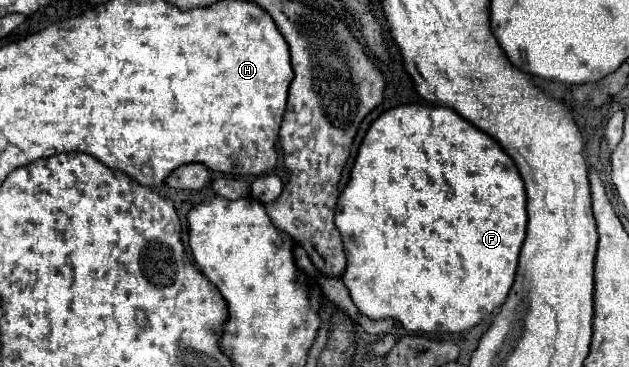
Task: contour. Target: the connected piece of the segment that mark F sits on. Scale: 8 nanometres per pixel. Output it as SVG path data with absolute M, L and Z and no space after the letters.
M417 103L393 107L383 115L379 115L379 119L369 127L359 147L355 165L351 169L351 179L337 201L335 225L343 237L347 255L347 271L343 275L343 283L349 287L351 299L355 301L357 309L363 315L371 319L387 319L387 317L397 319L409 333L461 333L465 329L471 329L505 301L513 285L519 251L525 239L525 225L527 225L525 205L527 205L525 185L523 179L519 177L519 171L515 169L515 163L487 133L475 129L471 123L467 123L463 117L459 117L455 111L447 107L417 105Z

